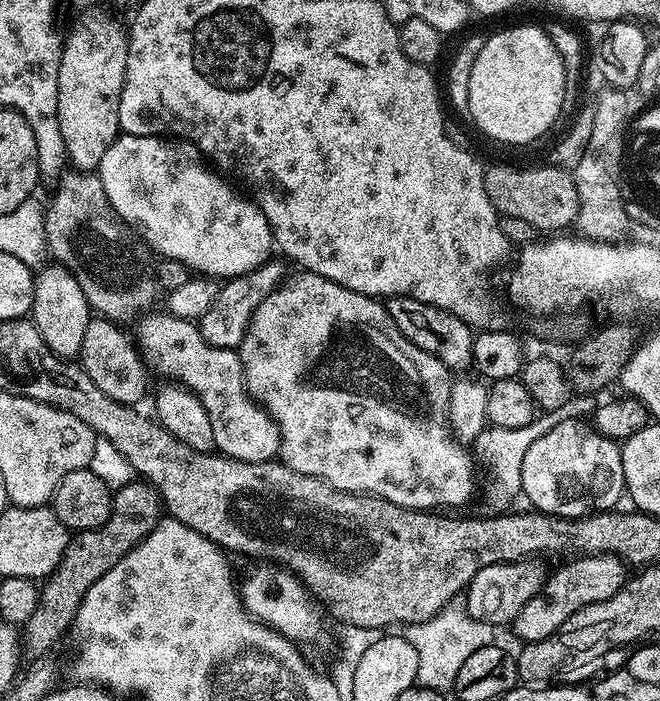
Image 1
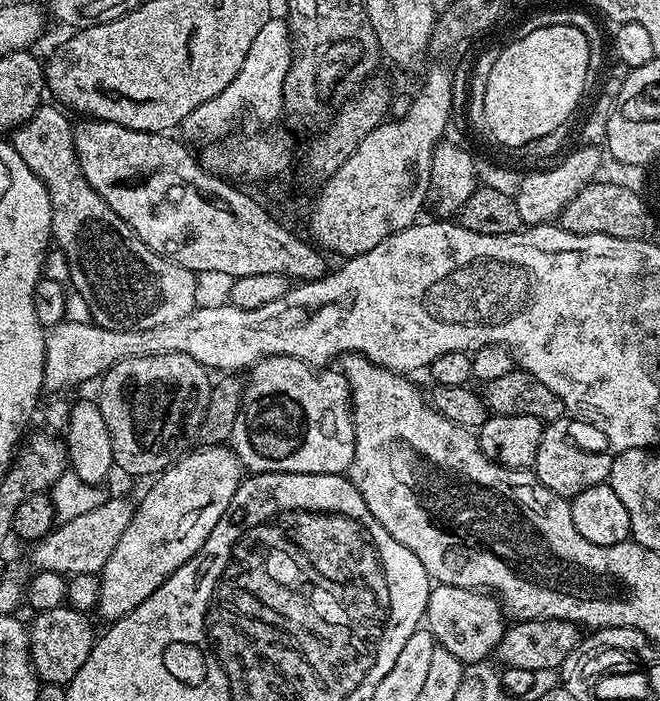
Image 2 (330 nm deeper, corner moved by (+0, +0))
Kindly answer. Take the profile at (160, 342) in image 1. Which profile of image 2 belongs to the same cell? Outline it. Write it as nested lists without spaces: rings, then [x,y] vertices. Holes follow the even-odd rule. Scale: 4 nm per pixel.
[[[267,356],[252,365],[246,376],[244,397],[230,441],[232,451],[249,473],[289,472],[335,476],[347,473],[348,467],[352,465],[356,446],[352,421],[352,392],[343,371],[328,371],[332,370],[317,370],[305,360],[293,356]]]

